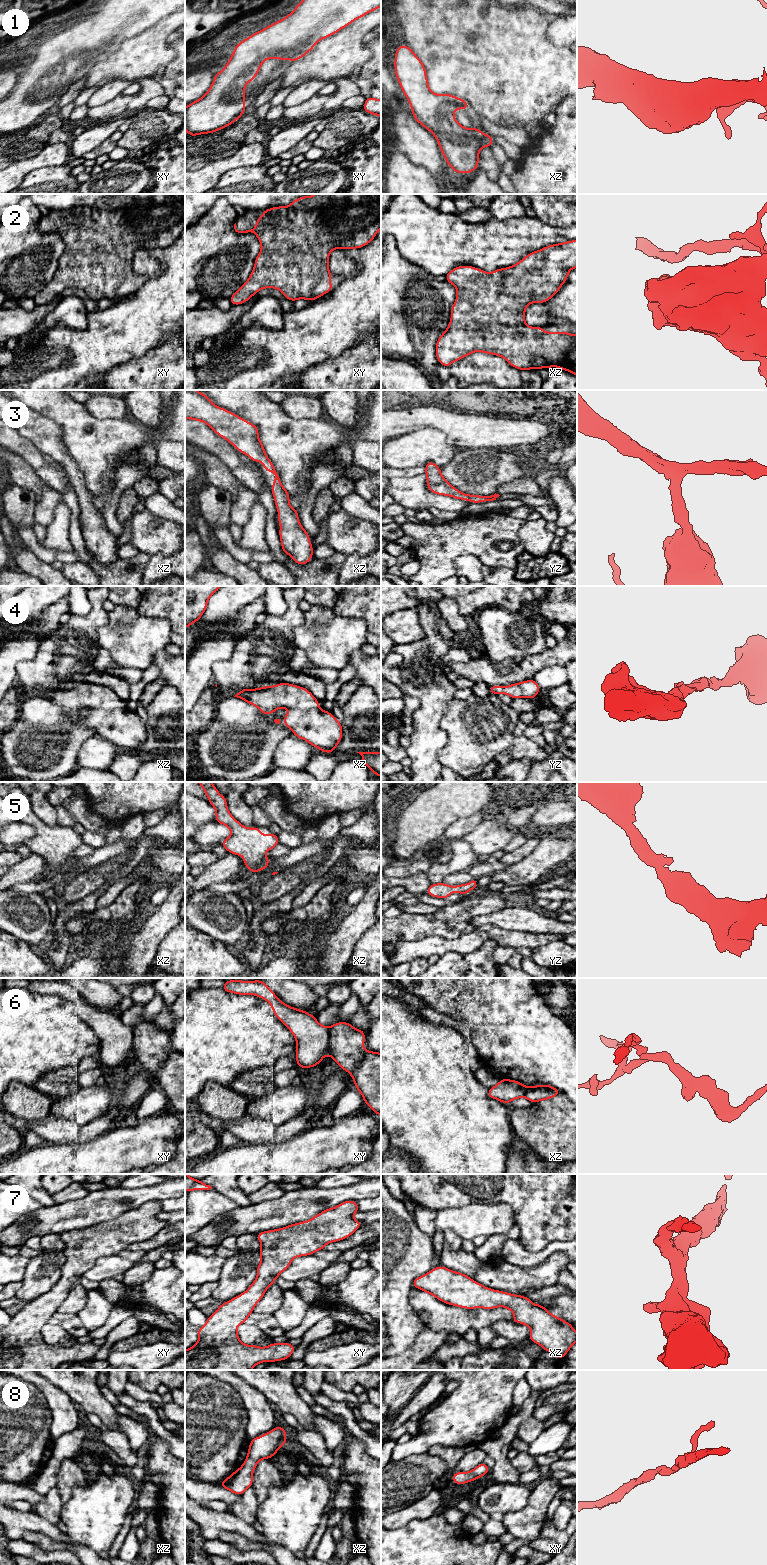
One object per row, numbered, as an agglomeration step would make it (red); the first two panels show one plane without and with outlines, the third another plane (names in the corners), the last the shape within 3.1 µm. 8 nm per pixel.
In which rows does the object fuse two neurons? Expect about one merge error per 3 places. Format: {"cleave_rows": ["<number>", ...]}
{"cleave_rows": ["6"]}

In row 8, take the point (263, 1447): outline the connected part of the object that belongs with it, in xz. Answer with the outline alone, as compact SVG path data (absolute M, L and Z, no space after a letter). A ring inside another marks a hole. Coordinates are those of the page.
M276 1426L270 1432L251 1439L243 1465L224 1479L220 1486L241 1496L253 1484L253 1472L256 1465L262 1459L272 1458L281 1446L288 1443L286 1433L285 1428Z

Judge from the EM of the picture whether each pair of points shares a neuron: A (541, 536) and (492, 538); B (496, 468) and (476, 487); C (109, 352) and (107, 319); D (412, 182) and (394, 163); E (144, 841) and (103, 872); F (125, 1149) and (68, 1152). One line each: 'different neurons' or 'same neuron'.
A: different neurons
B: same neuron
C: same neuron
D: same neuron
E: different neurons
F: same neuron

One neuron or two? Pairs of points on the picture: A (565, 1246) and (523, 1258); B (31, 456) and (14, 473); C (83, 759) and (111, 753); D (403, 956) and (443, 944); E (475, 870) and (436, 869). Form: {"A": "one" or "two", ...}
{"A": "one", "B": "two", "C": "one", "D": "one", "E": "two"}

